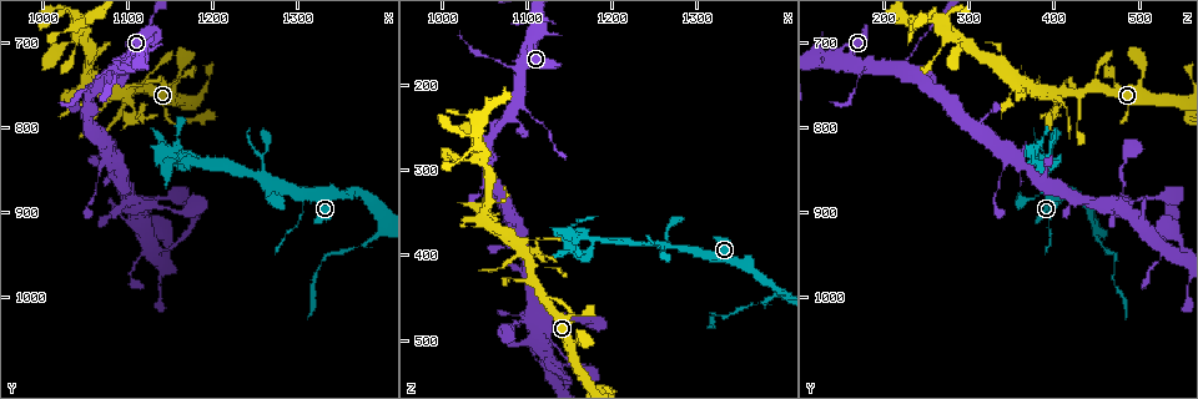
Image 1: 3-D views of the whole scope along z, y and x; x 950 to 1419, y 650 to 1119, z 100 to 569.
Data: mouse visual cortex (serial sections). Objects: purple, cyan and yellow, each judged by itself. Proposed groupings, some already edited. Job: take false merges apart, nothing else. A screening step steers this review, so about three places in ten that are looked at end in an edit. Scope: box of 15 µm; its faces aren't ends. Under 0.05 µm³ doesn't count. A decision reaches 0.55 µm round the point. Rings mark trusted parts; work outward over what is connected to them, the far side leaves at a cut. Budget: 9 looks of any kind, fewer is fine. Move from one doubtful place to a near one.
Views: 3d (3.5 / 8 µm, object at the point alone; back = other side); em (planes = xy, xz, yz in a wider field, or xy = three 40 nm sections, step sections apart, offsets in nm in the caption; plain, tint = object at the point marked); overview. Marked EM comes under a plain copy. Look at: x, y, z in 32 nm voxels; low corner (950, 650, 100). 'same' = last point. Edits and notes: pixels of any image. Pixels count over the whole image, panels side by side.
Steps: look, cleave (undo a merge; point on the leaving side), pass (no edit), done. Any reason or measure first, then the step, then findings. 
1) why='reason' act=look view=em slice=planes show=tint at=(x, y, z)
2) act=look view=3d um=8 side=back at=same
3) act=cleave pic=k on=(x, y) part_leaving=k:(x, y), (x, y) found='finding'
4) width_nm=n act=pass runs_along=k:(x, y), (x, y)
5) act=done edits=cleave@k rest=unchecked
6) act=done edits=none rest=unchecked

why='narrows sharply' act=look view=em slice=xy step=3 show=tint at=(1260, 830, 395)

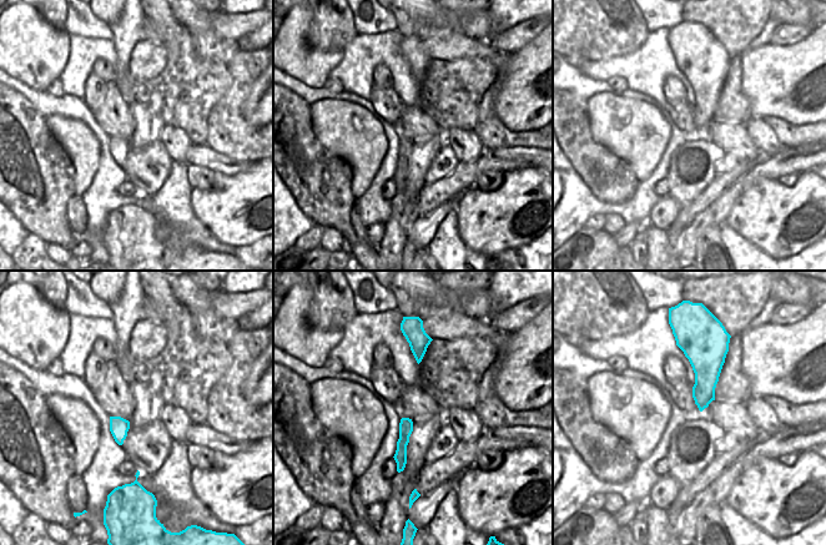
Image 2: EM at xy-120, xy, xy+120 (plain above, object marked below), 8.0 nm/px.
act=look view=3d um=3.5 at=same

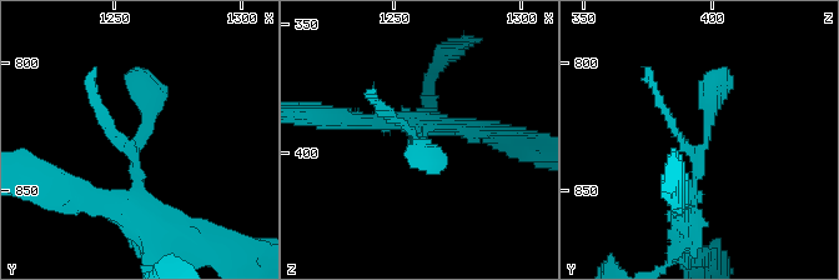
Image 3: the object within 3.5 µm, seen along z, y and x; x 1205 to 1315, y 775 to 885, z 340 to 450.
act=pass runs_along=2:(406, 420), (399, 468) found='one cell here'

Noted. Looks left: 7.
why='abrupt turn' act=look view=3d um=8 at=(1110, 785, 390)

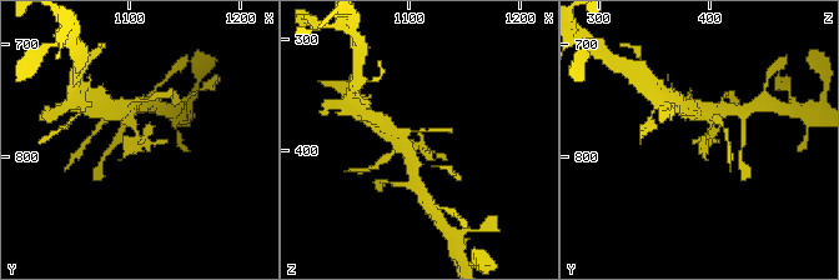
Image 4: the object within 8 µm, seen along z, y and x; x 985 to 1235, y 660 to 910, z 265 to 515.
act=look view=em slice=planes show=tint at=(1112, 782, 394)

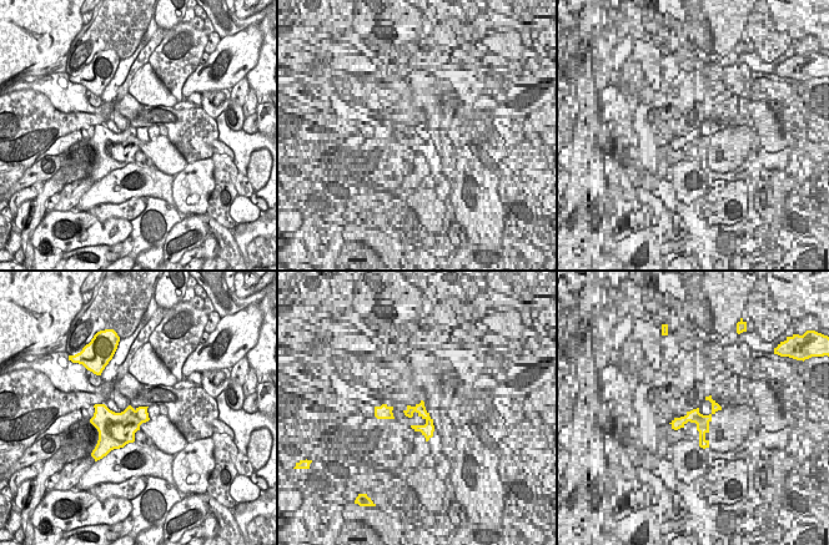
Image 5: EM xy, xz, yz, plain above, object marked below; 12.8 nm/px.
act=cleave pic=4 on=(438, 155) part_leaving=4:(418, 144), (447, 159) found='two cells meet here'

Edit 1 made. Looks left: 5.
act=look view=overview

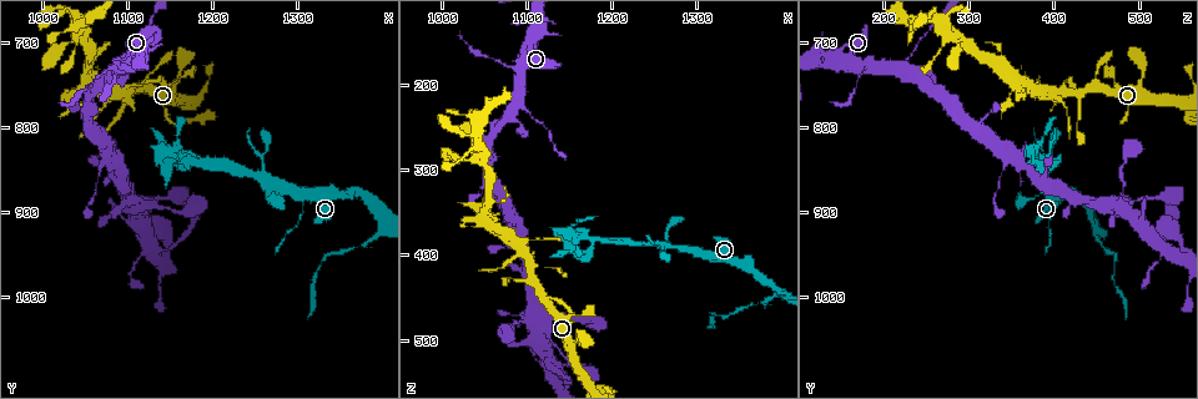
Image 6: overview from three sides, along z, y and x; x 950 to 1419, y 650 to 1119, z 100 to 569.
why='branch point' act=look view=3d um=3.5 at=(1180, 835, 385)

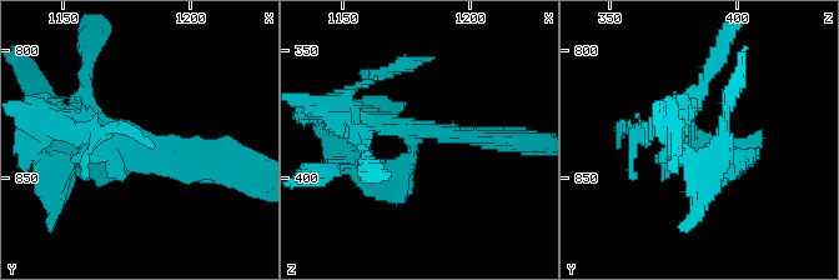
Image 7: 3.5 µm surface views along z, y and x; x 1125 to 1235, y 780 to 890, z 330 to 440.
why='need the tissue' act=look view=em slice=xy step=2 show=tint at=(1178, 838, 383)

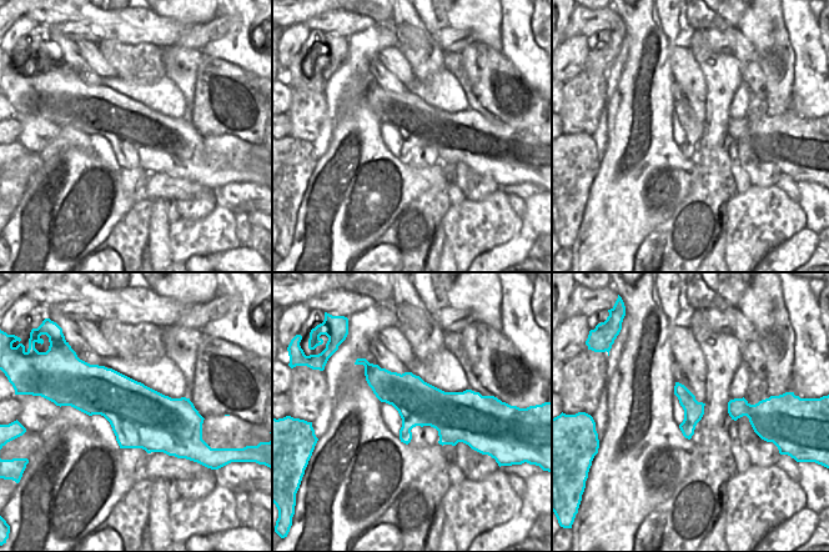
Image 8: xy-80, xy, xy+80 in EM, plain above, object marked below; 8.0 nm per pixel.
why='cut it another way' act=look view=em slice=xy step=1 show=tint at=same

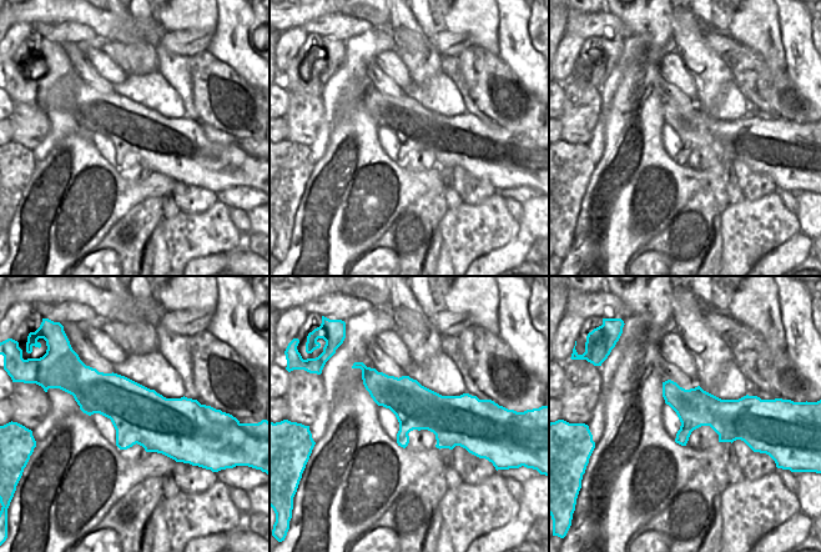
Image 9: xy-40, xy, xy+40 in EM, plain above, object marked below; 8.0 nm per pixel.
act=pass found='continuous, no second cell'

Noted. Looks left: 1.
act=done edits=cleave@4 rest=unchecked

